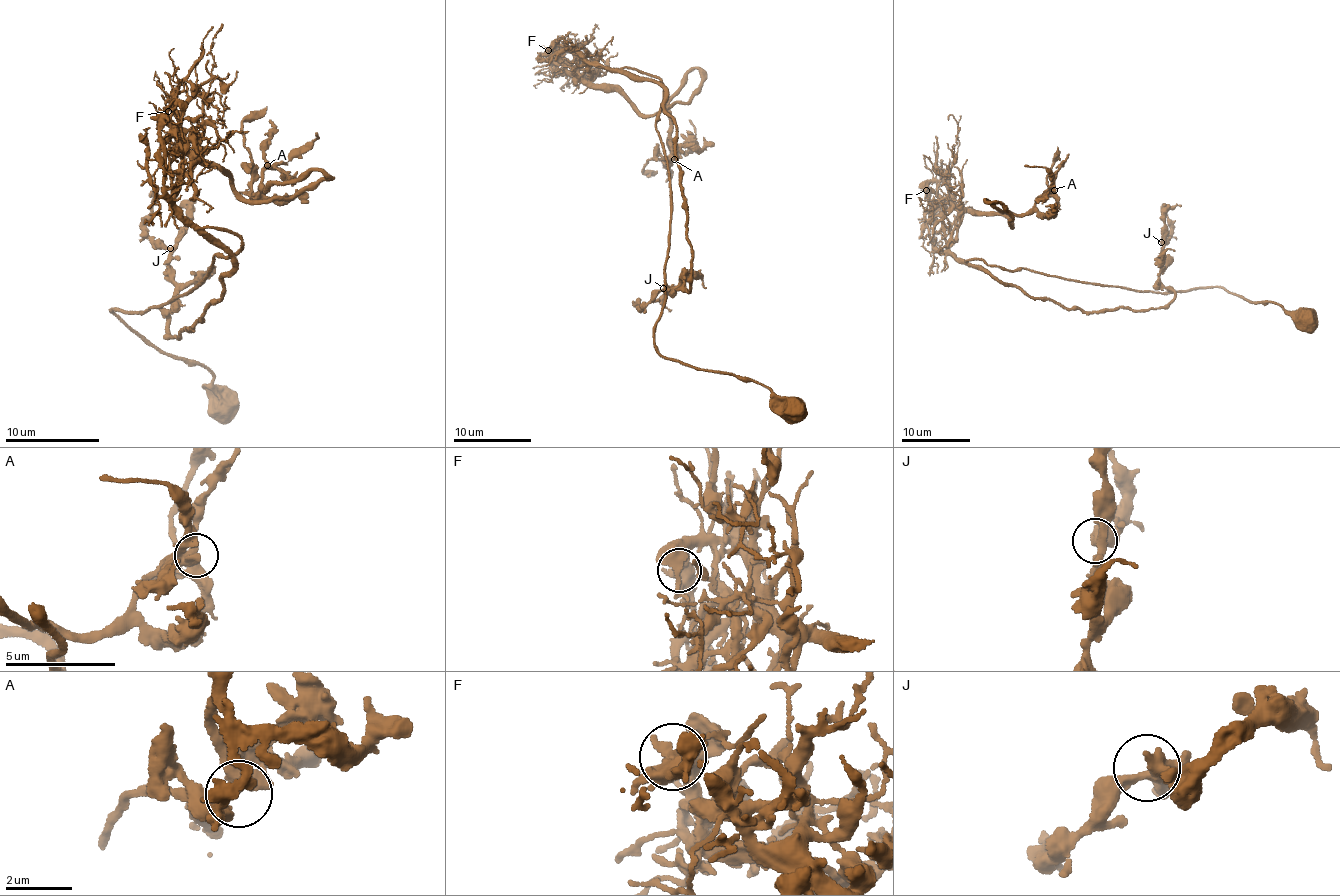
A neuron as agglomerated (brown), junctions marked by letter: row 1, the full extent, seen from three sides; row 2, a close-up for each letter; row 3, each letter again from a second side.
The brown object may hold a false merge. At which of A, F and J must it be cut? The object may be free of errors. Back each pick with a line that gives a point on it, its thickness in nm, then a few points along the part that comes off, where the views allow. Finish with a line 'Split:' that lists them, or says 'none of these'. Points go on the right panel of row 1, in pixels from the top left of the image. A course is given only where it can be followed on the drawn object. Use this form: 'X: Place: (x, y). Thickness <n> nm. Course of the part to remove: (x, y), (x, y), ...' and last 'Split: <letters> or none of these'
F: Place: (926, 190). Thickness 500 nm. Course of the part to remove: (925, 191), (940, 181), (962, 208), (1012, 225), (986, 200), (1052, 214), (1057, 146)
Split: F

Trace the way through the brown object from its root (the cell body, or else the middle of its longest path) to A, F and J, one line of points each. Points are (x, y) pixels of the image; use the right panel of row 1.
A: (977, 259), (949, 250), (962, 214), (998, 212), (1011, 226), (985, 199), (1024, 215), (1054, 190)
F: (977, 259), (961, 262), (933, 243), (928, 227), (930, 198), (925, 191)
J: (977, 259), (967, 261), (1035, 298), (1085, 311), (1146, 311), (1174, 297), (1160, 281), (1161, 242)

